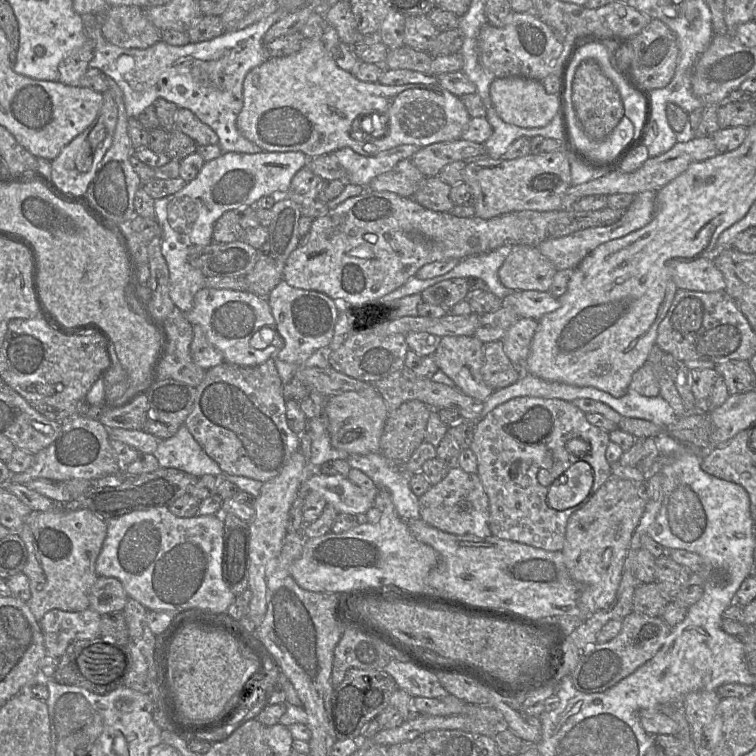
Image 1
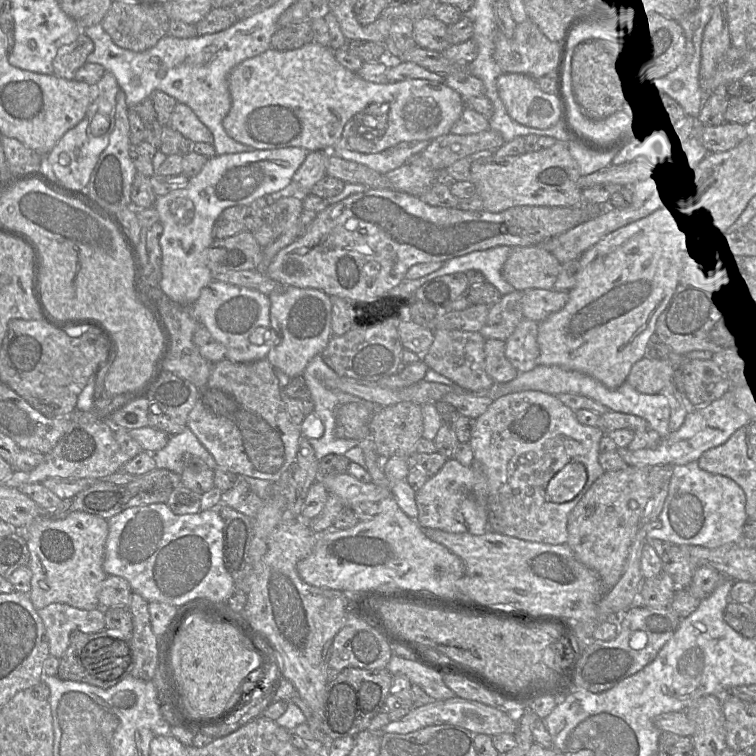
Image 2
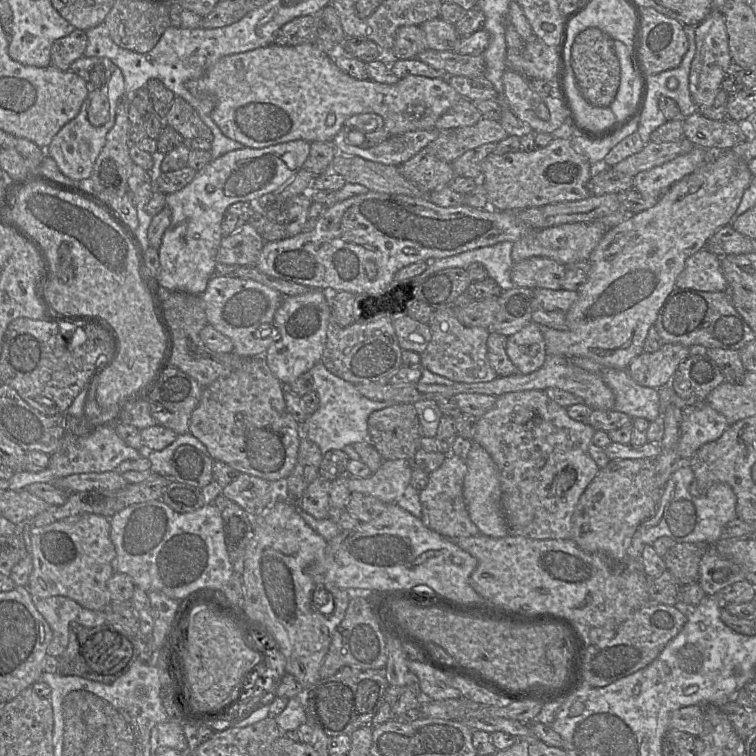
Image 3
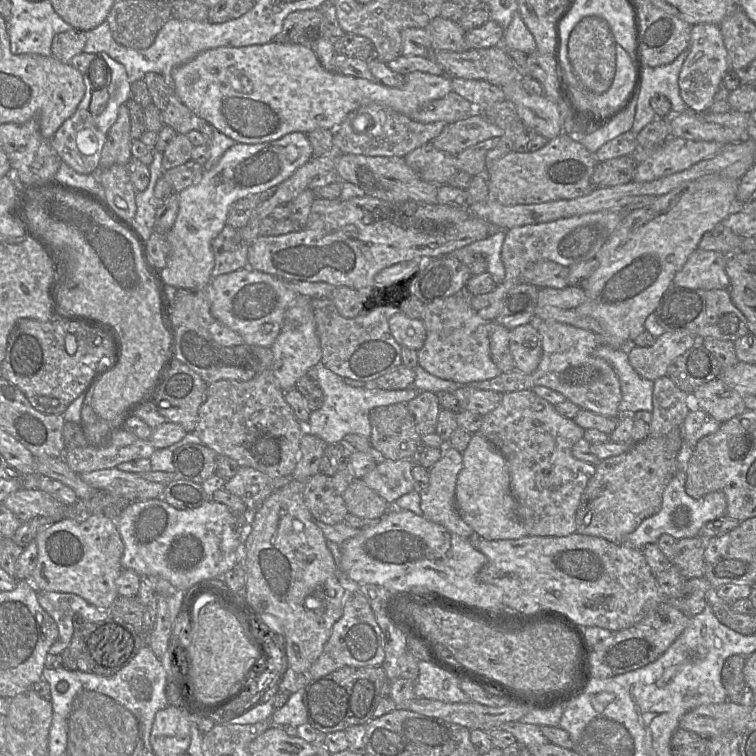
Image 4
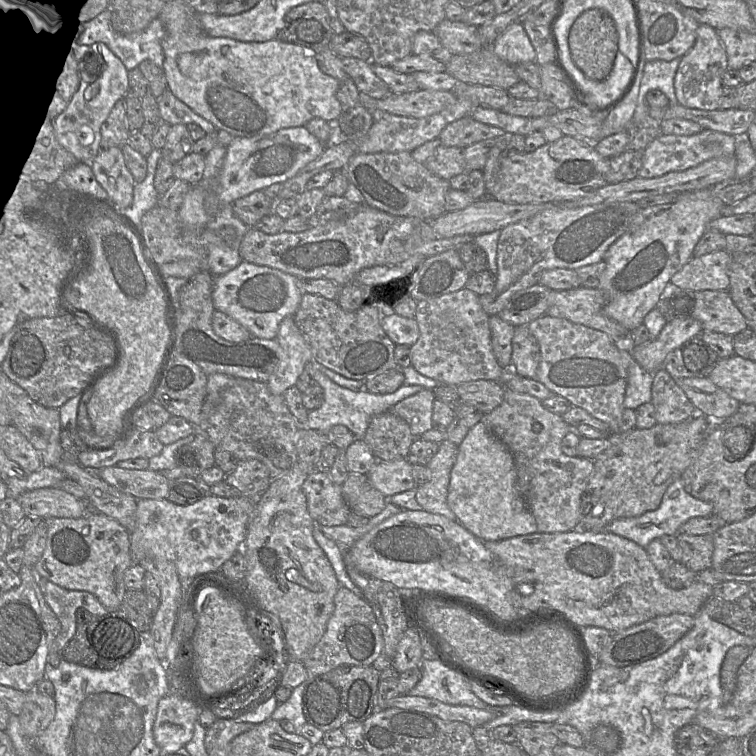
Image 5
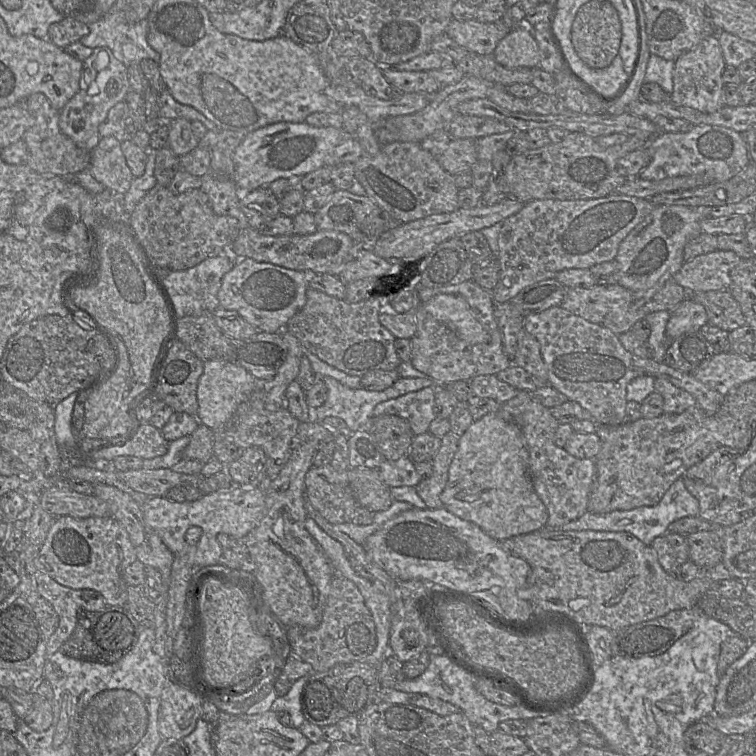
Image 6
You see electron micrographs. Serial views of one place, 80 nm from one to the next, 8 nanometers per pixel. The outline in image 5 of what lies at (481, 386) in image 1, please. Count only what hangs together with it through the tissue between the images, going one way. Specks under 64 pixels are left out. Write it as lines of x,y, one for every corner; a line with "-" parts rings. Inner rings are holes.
466,287
440,297
418,301
414,319
417,321
420,335
417,342
410,347
411,365
420,374
444,385
458,386
475,380
499,381
504,371
511,369
502,368
495,358
489,318
490,316
482,309
479,296

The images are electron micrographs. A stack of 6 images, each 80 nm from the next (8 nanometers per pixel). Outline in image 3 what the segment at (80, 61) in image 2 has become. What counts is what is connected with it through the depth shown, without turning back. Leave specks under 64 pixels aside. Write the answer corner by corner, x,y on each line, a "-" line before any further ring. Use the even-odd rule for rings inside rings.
80,29
57,39
51,47
52,64
62,71
69,70
75,60
84,56
87,42
86,32

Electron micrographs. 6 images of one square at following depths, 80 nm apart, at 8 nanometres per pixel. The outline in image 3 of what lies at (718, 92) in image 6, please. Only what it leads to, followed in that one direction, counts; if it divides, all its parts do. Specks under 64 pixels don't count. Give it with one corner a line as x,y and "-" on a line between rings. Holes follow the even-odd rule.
715,8
705,20
695,26
695,42
696,52
689,72
689,91
699,110
711,106
724,78
731,71
736,71
729,50
725,18
720,9

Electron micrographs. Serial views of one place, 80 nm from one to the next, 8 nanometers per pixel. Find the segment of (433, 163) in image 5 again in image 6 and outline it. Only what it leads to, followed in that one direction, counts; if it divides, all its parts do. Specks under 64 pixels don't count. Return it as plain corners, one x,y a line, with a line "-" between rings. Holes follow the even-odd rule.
439,130
422,140
420,145
432,154
445,171
455,176
459,173
471,171
472,167
477,163
476,140
455,138
447,130

